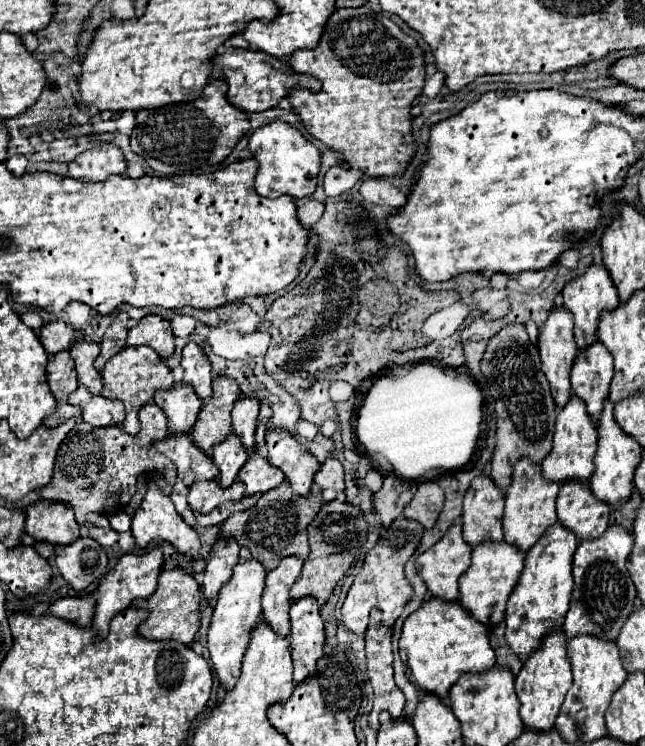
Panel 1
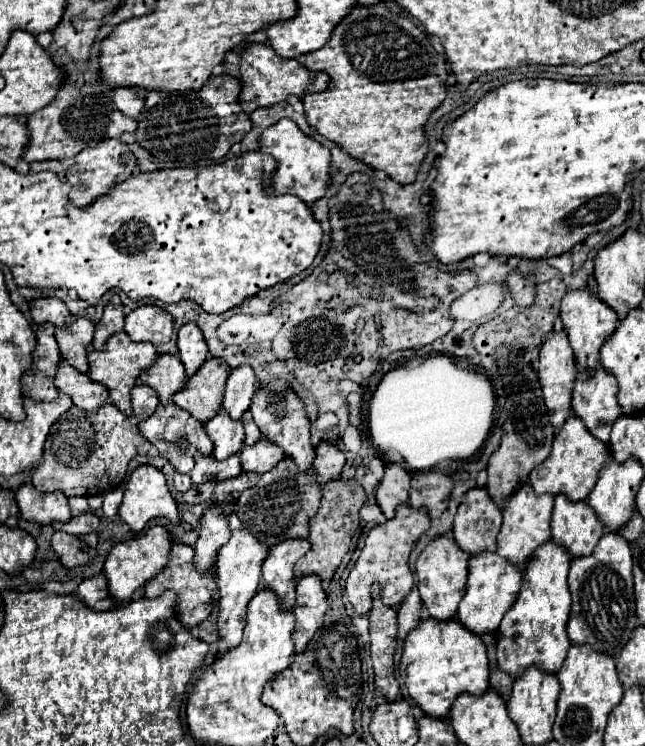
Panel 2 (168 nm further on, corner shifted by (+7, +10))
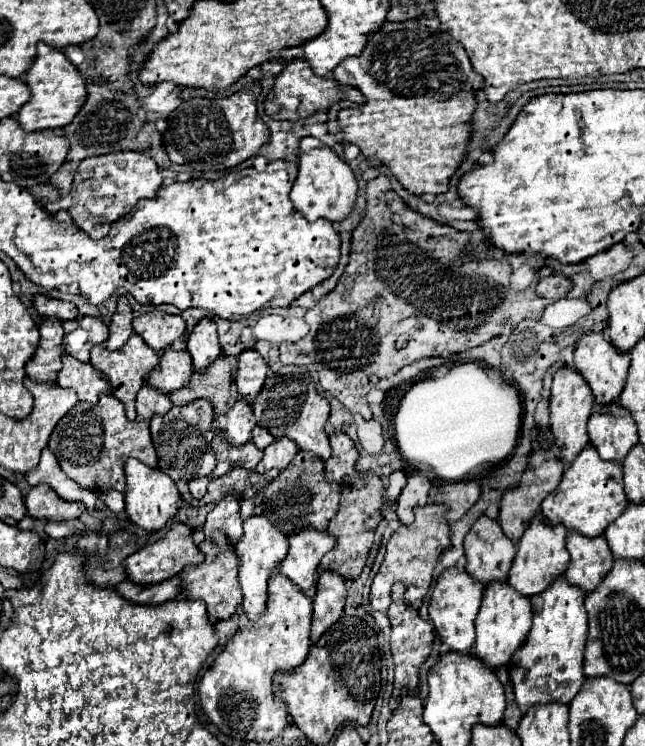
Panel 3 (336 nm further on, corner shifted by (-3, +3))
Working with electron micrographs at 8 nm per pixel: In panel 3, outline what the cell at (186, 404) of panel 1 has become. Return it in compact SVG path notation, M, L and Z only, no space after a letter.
M167 348L161 352L159 366L147 376L147 384L169 394L177 388L187 386L191 372L193 372L193 360L189 352Z

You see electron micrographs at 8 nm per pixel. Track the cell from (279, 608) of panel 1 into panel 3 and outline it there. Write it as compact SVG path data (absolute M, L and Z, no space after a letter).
M305 528L289 538L289 552L279 566L279 572L283 572L307 598L313 598L319 560L333 548L333 544L335 538L331 534L319 534Z

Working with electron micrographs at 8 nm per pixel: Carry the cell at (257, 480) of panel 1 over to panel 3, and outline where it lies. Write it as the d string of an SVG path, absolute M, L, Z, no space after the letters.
M275 440L263 450L263 460L257 464L257 472L263 474L267 470L285 470L297 452L299 448L291 444L291 440Z

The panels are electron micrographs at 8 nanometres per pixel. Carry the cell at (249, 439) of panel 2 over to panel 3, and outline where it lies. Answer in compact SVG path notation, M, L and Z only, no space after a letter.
M257 426L255 430L253 430L253 444L257 446L257 448L265 448L265 446L269 446L271 442L273 442L275 438L265 430L265 428L261 428L261 426Z

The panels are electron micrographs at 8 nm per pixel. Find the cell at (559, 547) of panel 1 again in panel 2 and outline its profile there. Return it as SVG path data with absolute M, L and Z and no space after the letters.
M555 541L541 545L533 559L526 565L518 565L525 573L523 587L515 605L505 613L501 627L495 633L497 639L497 663L501 671L509 673L513 679L521 677L527 667L535 665L545 673L557 673L569 651L567 637L567 621L571 611L571 593L567 589L567 573L569 573L569 553Z

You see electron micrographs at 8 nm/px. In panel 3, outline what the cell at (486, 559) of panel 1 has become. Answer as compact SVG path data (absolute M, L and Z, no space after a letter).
M493 580L485 588L483 604L475 620L475 630L477 630L475 654L479 654L479 658L491 668L507 664L511 652L515 652L515 648L519 648L519 644L527 638L527 632L531 628L531 618L533 618L533 610L529 598L519 594L515 588L511 588L509 582Z

